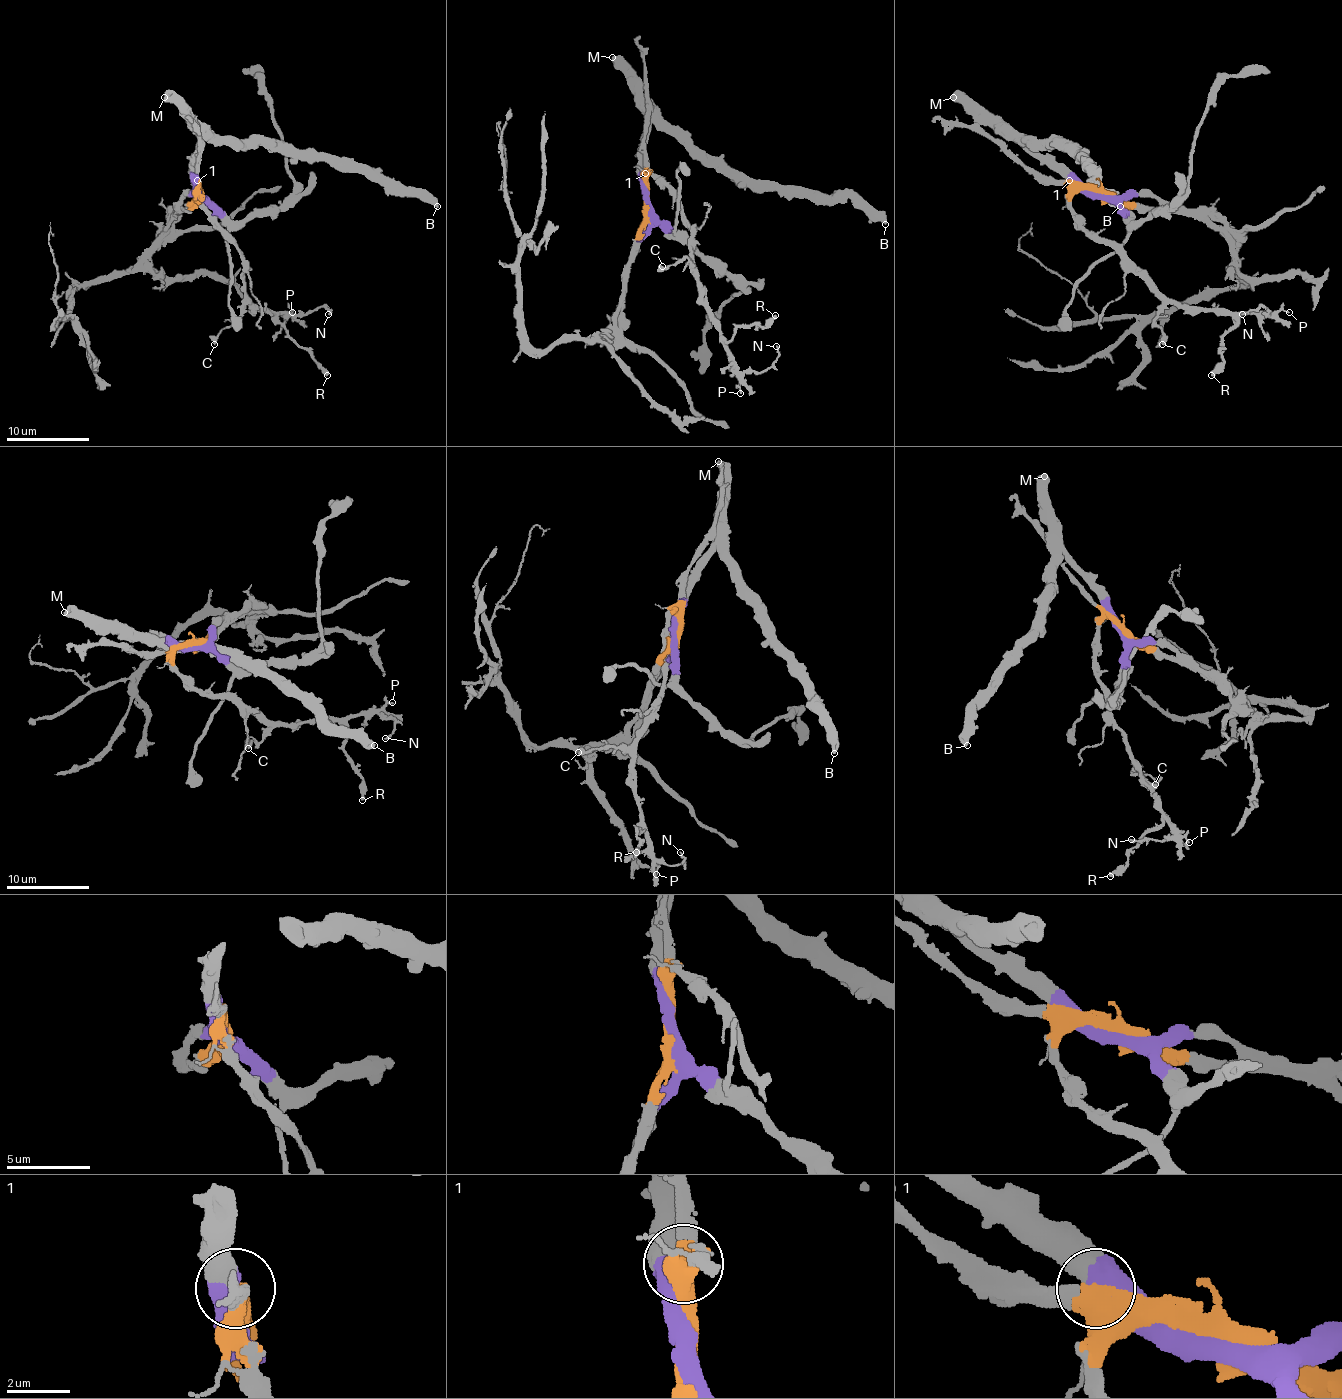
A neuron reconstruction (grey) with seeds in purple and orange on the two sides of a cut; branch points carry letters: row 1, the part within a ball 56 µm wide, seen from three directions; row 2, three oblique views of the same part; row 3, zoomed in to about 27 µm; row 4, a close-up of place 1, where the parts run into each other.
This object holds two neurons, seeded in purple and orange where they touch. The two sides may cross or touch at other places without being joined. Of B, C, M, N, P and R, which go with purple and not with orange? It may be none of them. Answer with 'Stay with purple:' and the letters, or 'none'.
Stay with purple: B, M

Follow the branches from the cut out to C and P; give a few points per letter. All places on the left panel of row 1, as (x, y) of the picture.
C: (199, 194), (201, 208), (241, 256), (243, 312), (239, 320), (220, 332), (214, 345)
P: (199, 194), (201, 208), (237, 245), (243, 262), (243, 287), (257, 307), (292, 312)

